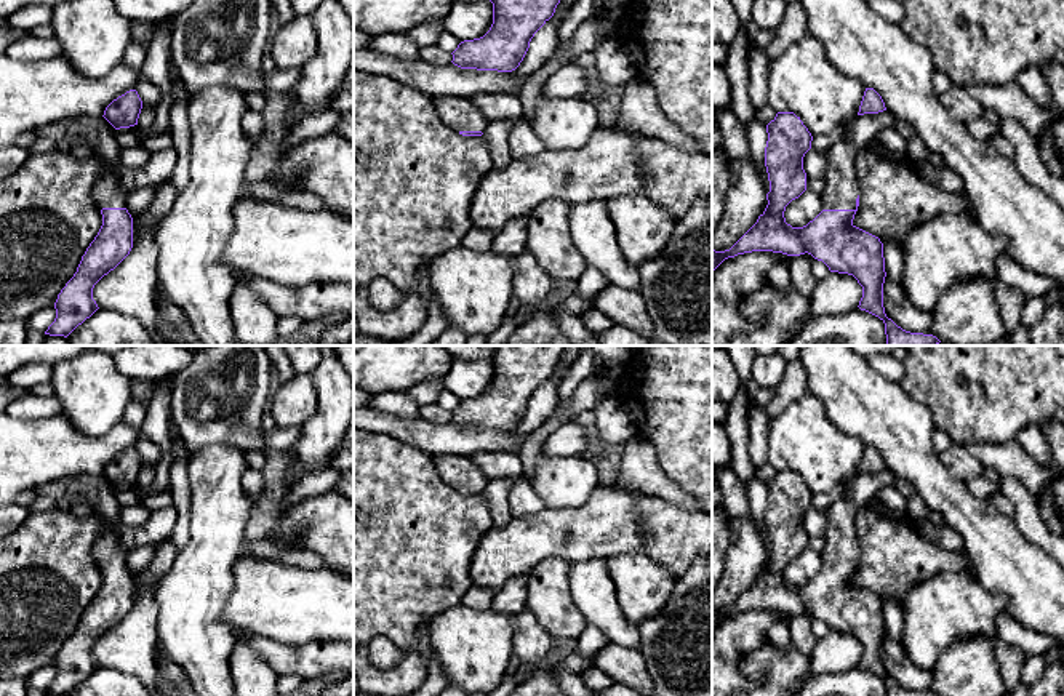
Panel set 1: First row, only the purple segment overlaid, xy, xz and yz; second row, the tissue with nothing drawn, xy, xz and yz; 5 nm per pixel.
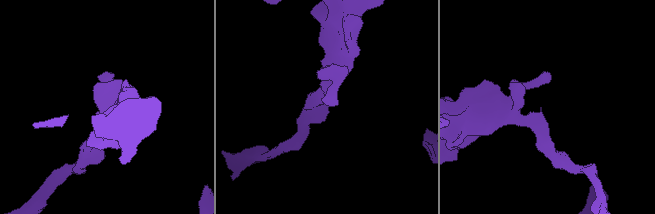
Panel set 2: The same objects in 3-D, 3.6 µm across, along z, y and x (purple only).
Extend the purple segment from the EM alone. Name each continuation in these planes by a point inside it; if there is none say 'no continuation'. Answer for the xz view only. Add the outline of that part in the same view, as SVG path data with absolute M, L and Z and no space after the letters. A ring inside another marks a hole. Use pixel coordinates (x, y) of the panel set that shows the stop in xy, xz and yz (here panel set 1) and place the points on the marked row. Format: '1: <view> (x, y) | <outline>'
1: xz (460, 114) | M434 98L438 115L453 131L485 131L491 123L478 107L466 98Z

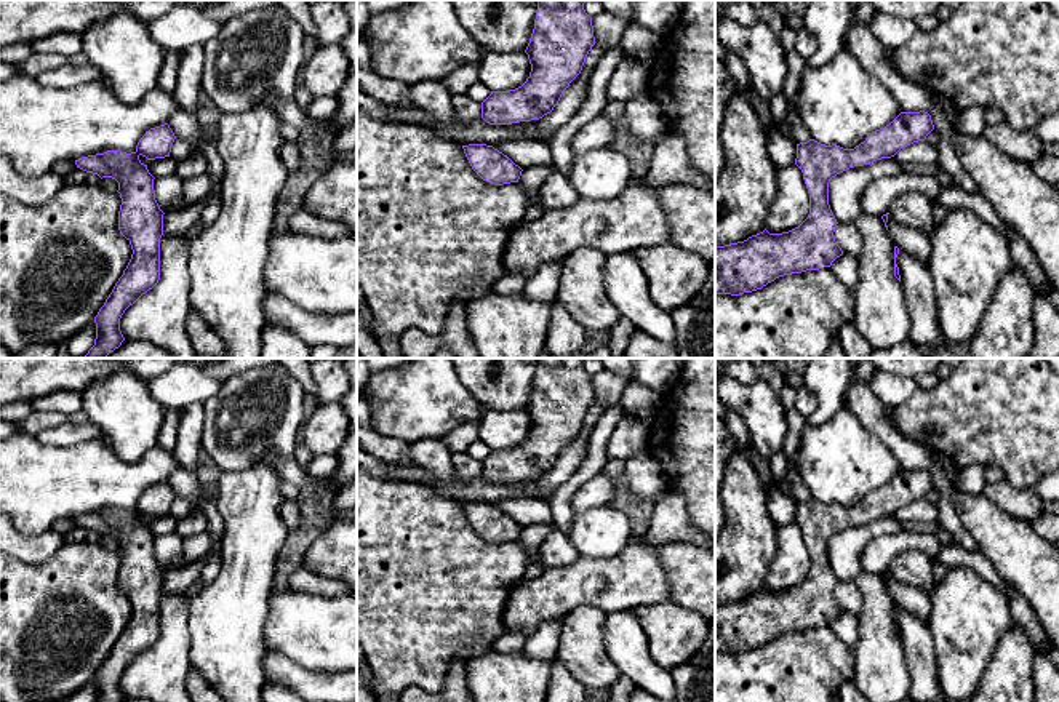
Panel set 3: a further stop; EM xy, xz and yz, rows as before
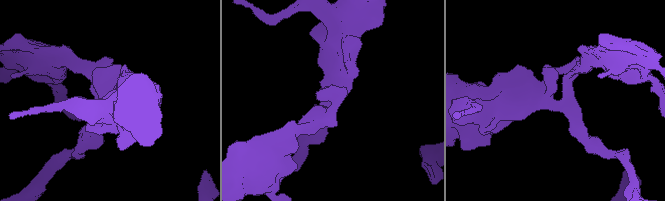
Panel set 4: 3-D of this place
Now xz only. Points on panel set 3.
no continuation

